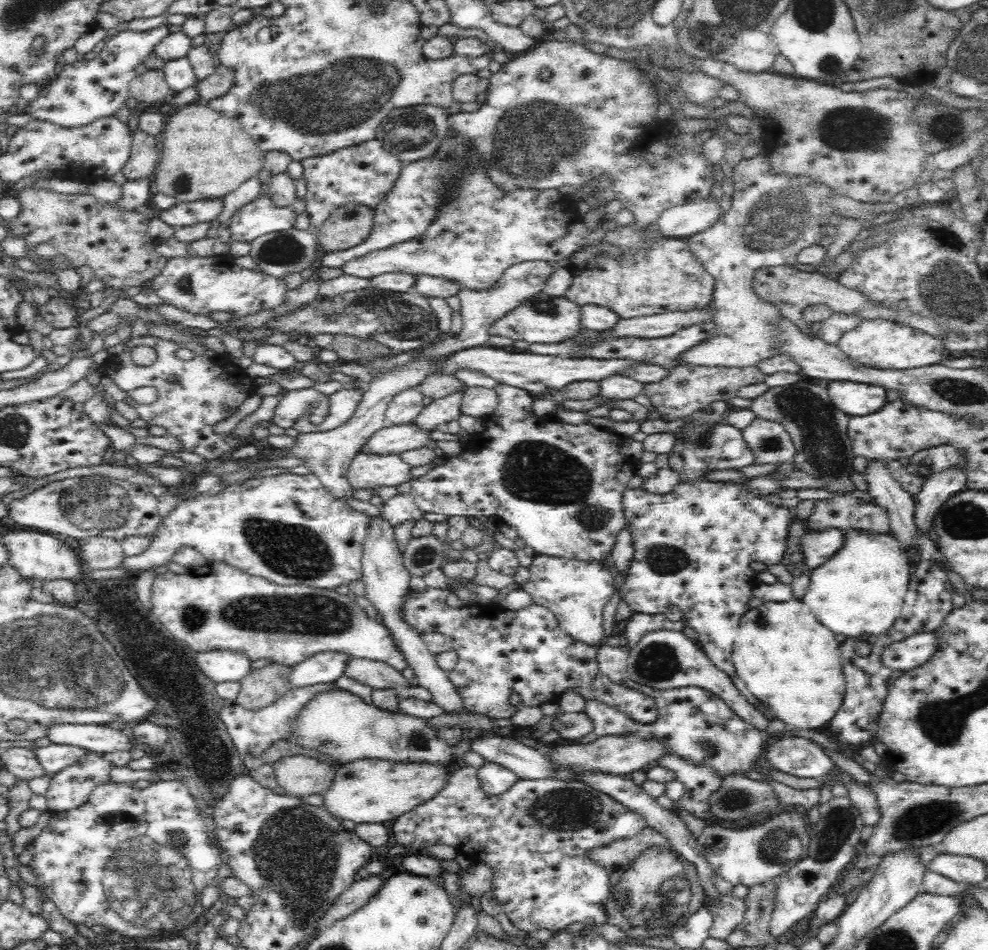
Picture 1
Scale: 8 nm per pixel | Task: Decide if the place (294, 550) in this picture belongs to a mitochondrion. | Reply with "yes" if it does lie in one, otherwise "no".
yes

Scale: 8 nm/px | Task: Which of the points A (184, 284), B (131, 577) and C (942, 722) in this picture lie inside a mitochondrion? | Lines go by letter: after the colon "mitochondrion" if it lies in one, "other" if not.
A: mitochondrion
B: other
C: mitochondrion

